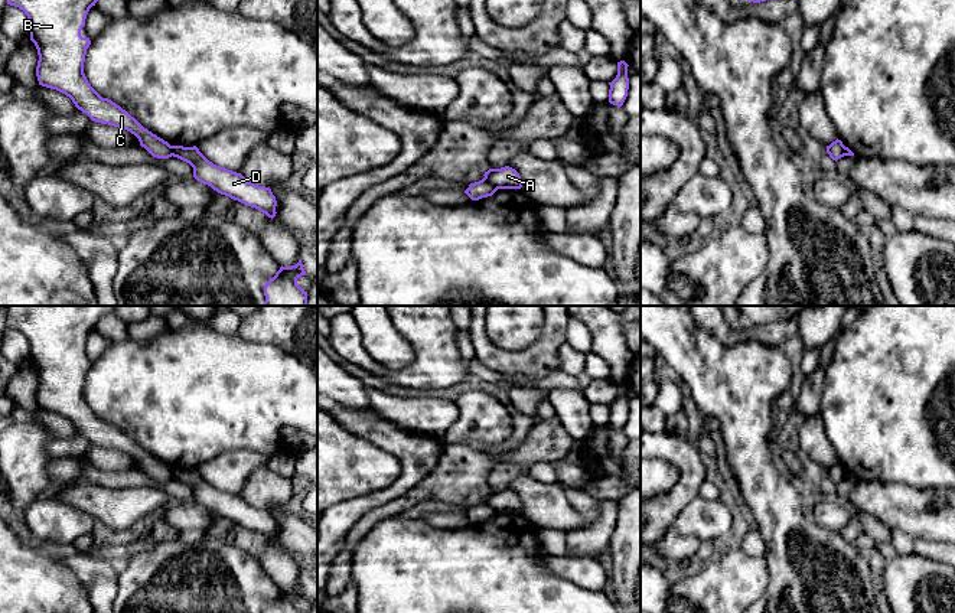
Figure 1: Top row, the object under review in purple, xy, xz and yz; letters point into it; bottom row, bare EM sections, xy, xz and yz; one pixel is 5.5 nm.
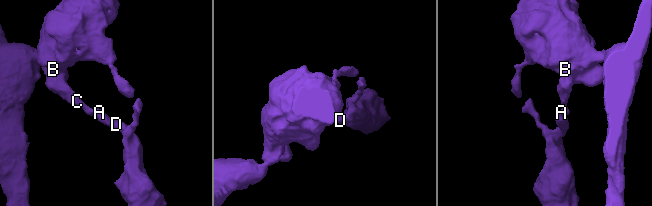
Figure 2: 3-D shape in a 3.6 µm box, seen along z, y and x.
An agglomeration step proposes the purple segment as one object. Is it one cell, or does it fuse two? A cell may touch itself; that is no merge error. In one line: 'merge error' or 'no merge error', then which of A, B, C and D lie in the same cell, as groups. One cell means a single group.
merge error; A D / B C

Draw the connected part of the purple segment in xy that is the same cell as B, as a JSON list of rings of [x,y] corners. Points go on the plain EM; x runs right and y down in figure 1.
[[[7,306],[7,327],[25,335],[30,346],[30,363],[39,378],[36,400],[39,408],[56,413],[72,423],[75,430],[92,444],[124,451],[134,457],[140,469],[153,480],[172,480],[172,469],[144,451],[134,440],[108,421],[102,421],[88,405],[84,397],[89,361],[82,361],[85,342],[98,322],[114,313],[118,306]]]

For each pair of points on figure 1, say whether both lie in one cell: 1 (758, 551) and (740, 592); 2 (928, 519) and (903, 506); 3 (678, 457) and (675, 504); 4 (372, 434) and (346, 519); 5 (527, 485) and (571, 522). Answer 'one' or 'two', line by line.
1: two
2: one
3: one
4: one
5: one

